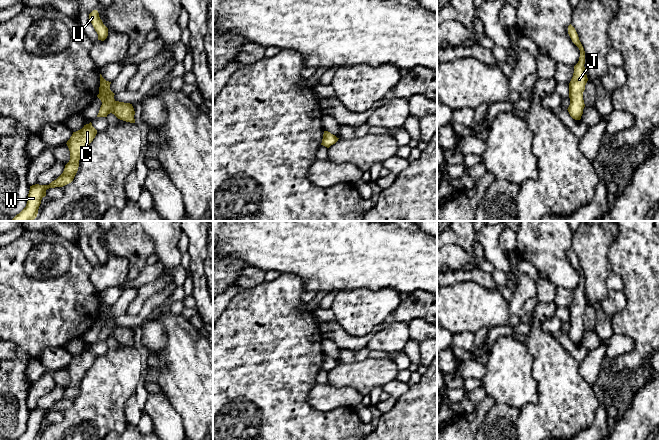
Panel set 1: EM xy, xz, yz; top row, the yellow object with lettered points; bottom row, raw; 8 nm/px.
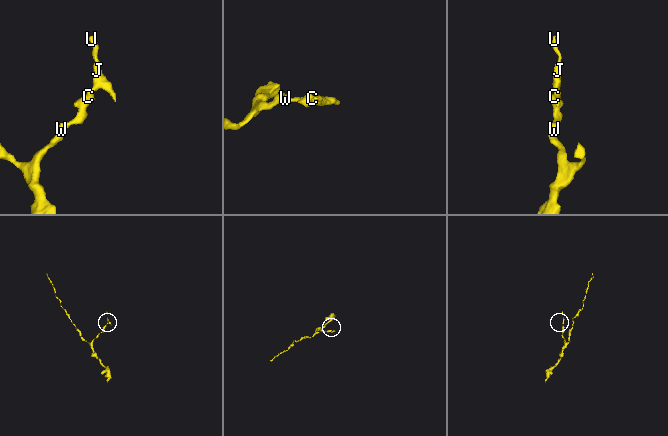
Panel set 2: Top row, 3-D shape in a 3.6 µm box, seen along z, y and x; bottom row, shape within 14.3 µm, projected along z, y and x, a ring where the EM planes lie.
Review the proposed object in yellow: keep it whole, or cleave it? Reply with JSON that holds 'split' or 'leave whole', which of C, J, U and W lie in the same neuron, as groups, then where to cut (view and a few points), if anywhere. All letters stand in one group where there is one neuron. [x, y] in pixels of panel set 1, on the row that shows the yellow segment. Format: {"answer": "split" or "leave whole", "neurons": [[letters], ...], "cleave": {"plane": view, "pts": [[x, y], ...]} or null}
{"answer": "leave whole", "neurons": [["C", "J", "U", "W"]], "cleave": null}

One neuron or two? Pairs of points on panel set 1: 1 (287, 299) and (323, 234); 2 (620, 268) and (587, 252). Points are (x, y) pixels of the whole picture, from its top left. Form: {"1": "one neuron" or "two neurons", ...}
{"1": "two neurons", "2": "two neurons"}

